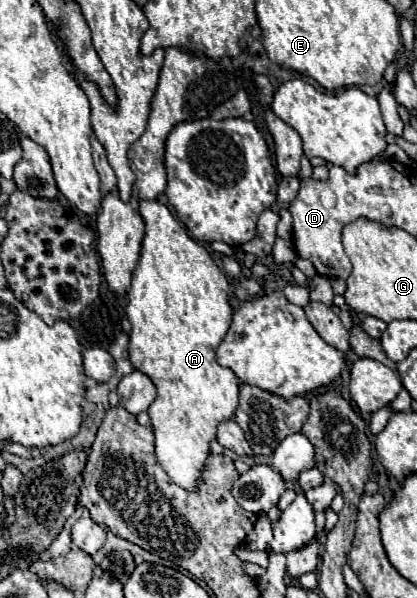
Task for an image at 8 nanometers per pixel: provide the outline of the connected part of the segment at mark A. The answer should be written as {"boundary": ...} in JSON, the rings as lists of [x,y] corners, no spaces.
{"boundary":[[[143,201],[139,213],[145,221],[145,239],[127,291],[125,311],[133,325],[129,355],[133,367],[145,373],[157,387],[157,397],[147,411],[155,433],[157,463],[173,483],[187,491],[199,491],[199,479],[209,457],[209,445],[217,439],[217,427],[233,419],[235,407],[239,405],[239,379],[235,379],[233,371],[215,363],[215,347],[221,343],[231,323],[231,305],[227,301],[229,281],[213,263],[207,249],[185,233],[167,205],[159,201]]]}

